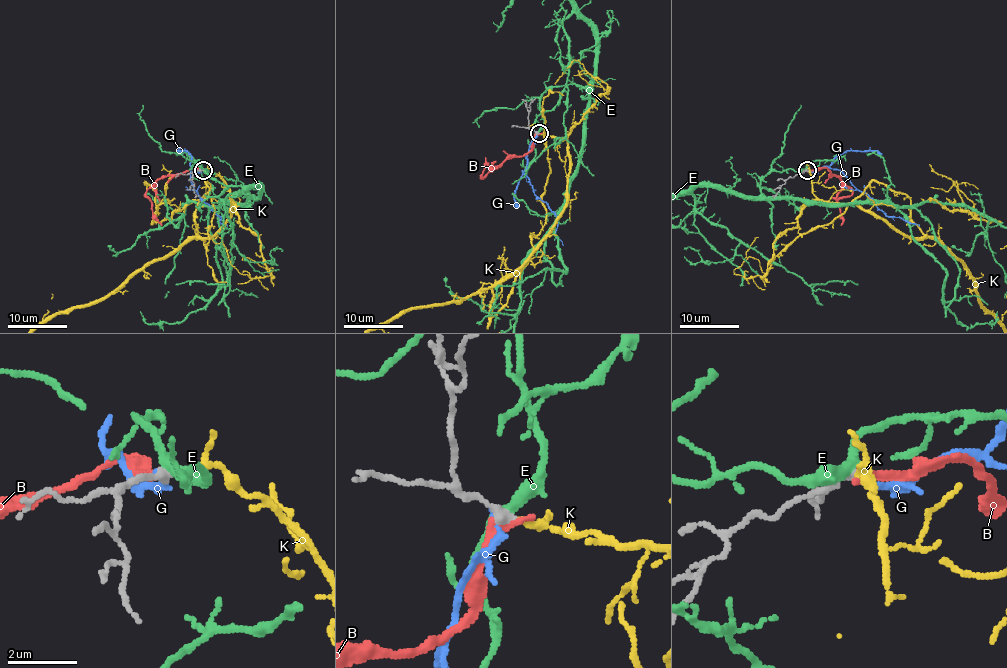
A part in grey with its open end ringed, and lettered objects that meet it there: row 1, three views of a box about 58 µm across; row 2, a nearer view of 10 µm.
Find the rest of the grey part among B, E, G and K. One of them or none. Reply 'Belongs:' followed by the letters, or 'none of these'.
Belongs: K

